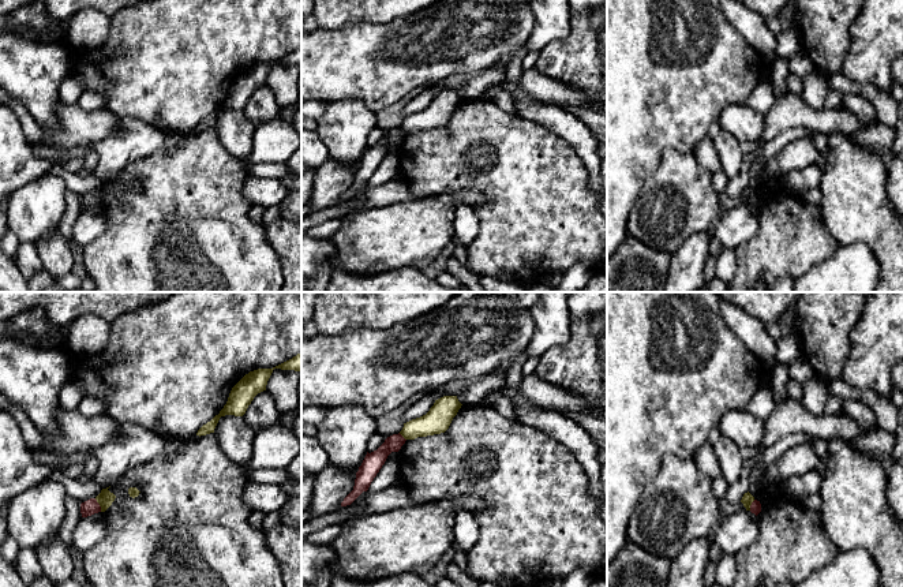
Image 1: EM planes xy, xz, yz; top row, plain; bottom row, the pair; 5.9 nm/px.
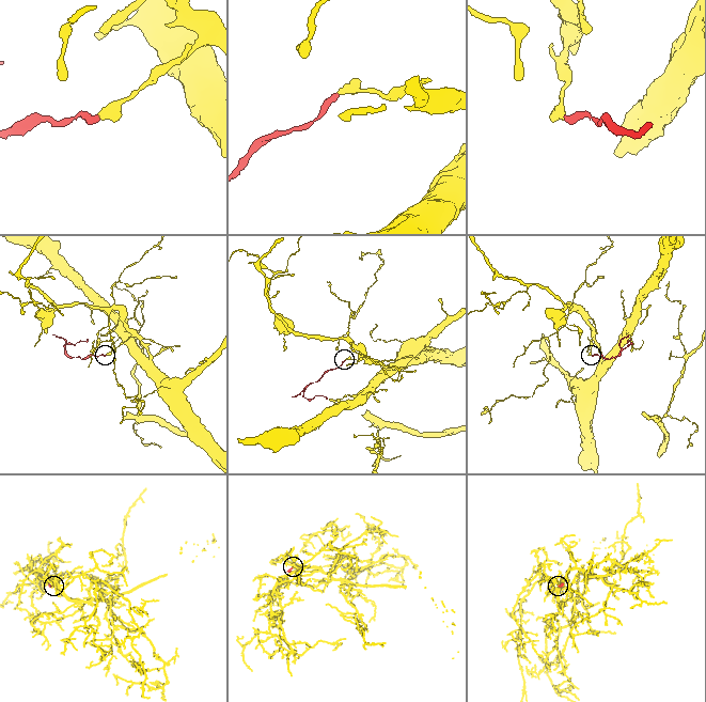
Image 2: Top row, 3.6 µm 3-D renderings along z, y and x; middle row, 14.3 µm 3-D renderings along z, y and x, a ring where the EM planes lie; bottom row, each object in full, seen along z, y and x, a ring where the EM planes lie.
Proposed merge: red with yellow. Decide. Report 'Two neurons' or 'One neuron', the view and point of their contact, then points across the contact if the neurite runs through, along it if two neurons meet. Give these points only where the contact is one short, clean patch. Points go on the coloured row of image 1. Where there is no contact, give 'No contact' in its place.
Two neurons. Touches red at xy (98, 505). Boundary: xy (94, 498), (101, 511)

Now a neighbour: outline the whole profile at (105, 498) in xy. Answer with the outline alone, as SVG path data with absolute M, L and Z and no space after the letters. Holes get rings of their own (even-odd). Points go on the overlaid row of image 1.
M102 489L101 493L95 497L97 502L101 506L101 512L105 512L112 502L115 501L116 496L106 489Z

